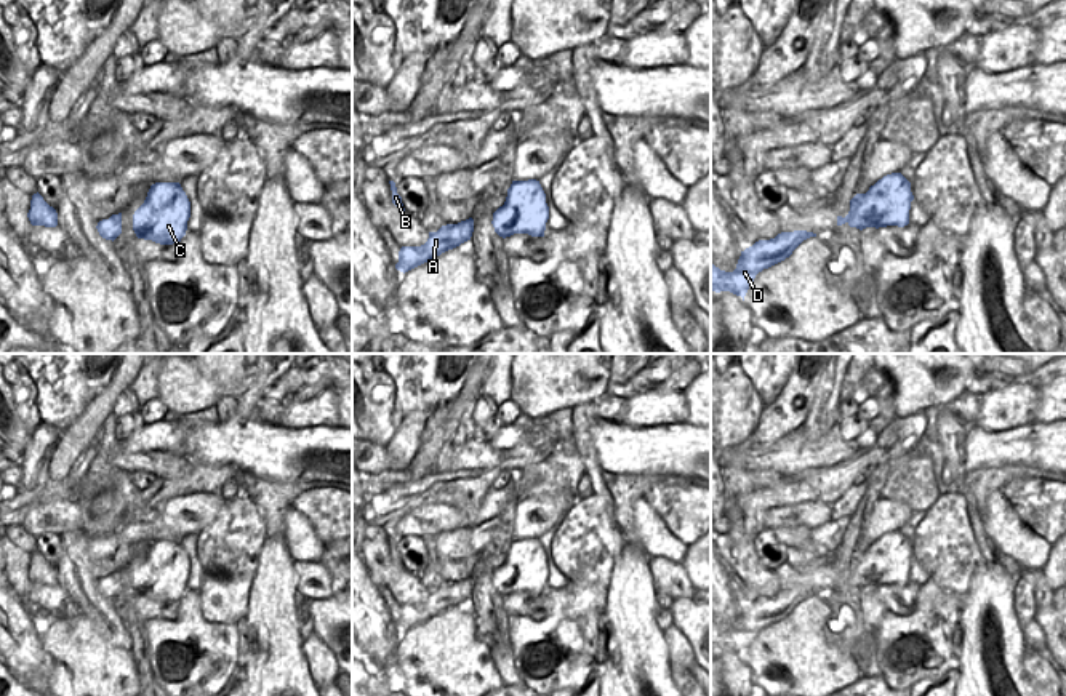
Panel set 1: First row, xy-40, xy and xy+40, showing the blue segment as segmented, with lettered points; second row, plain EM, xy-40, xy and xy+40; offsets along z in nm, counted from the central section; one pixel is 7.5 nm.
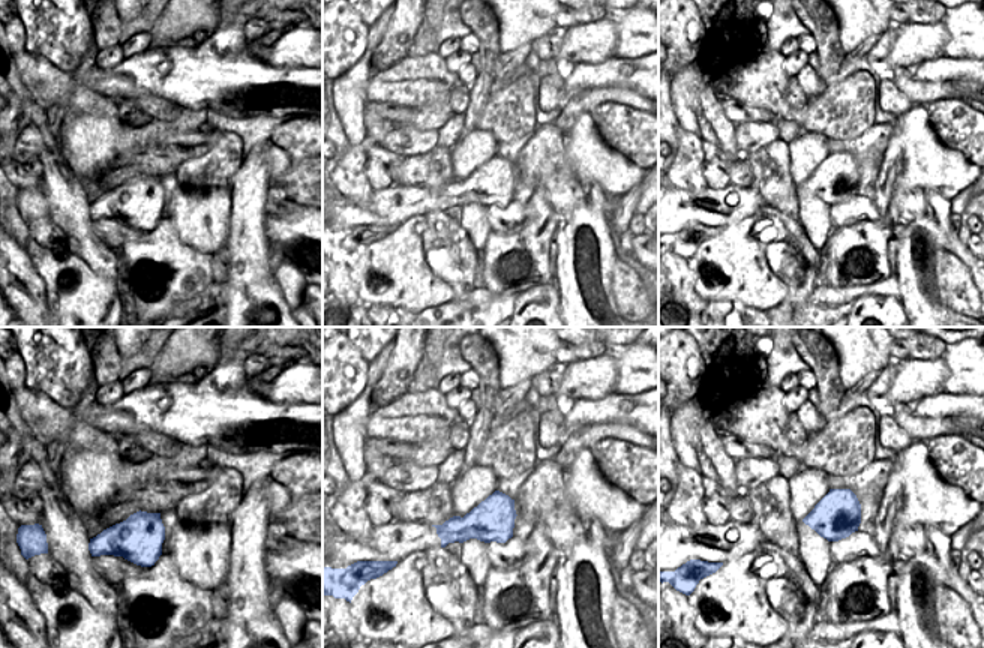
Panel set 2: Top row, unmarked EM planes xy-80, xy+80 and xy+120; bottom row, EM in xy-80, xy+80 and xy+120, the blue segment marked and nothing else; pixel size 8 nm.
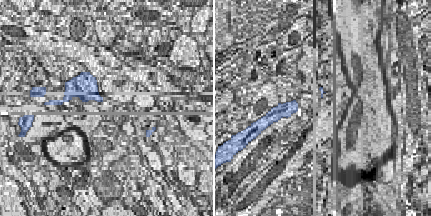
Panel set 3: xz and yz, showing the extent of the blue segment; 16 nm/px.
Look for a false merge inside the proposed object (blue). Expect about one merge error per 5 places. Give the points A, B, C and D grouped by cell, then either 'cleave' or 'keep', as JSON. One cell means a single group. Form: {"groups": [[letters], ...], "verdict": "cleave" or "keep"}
{"groups": [["A", "B", "C", "D"]], "verdict": "keep"}

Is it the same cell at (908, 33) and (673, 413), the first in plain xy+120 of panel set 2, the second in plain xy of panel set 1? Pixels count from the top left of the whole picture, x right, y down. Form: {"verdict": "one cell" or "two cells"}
{"verdict": "one cell"}

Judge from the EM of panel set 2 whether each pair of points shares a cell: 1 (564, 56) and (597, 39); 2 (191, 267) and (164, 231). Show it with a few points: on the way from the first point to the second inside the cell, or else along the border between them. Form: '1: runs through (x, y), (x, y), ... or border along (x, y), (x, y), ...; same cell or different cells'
1: runs through (572, 51), (582, 42), (590, 42); same cell
2: runs through (182, 258), (164, 240); same cell

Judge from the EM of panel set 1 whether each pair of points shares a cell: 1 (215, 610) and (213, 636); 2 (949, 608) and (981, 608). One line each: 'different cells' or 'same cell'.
1: different cells
2: different cells

